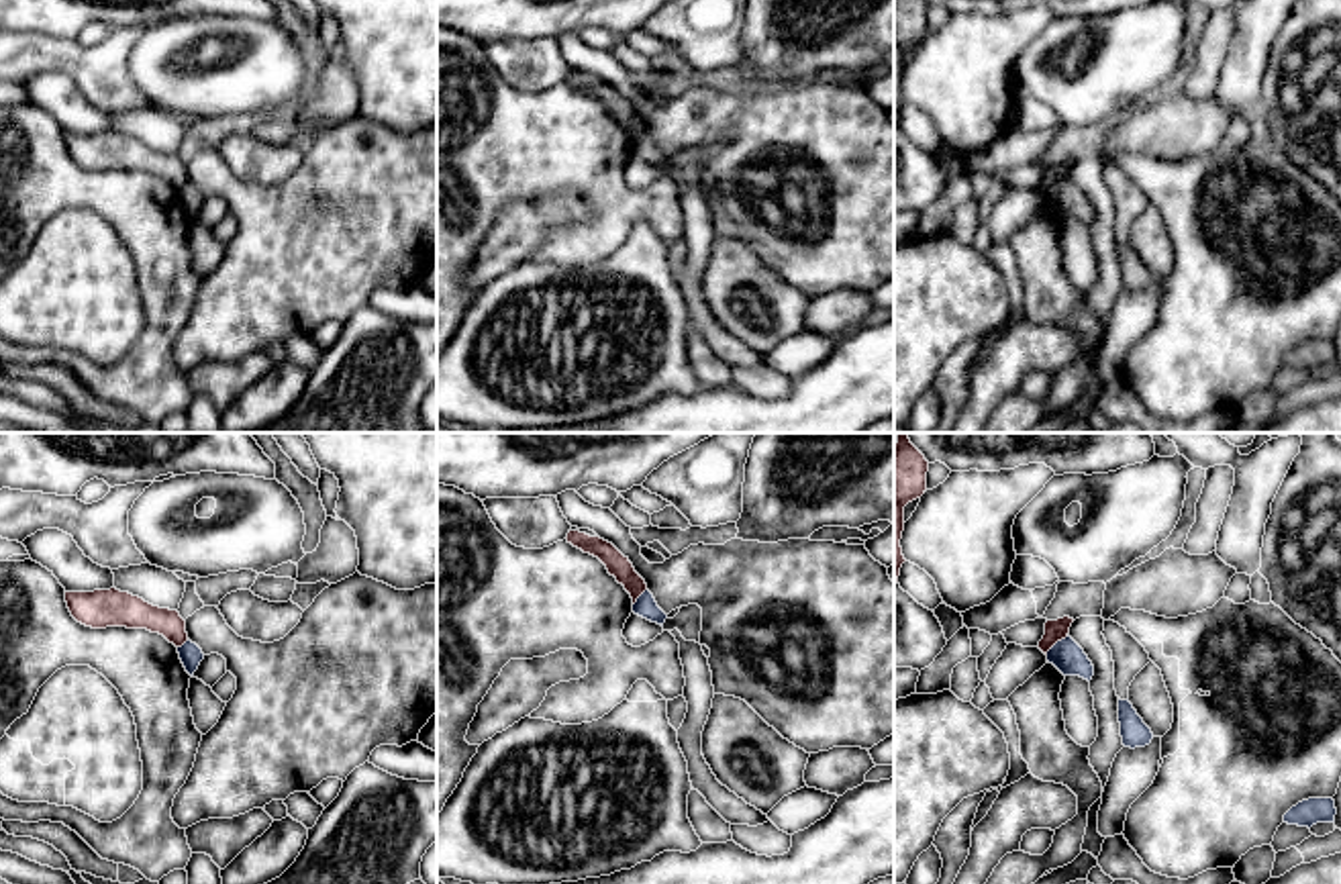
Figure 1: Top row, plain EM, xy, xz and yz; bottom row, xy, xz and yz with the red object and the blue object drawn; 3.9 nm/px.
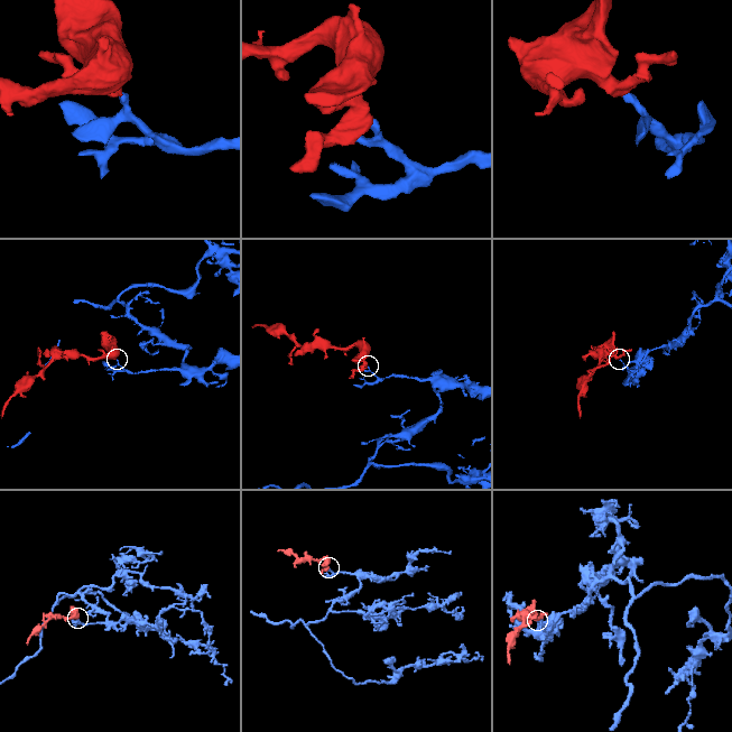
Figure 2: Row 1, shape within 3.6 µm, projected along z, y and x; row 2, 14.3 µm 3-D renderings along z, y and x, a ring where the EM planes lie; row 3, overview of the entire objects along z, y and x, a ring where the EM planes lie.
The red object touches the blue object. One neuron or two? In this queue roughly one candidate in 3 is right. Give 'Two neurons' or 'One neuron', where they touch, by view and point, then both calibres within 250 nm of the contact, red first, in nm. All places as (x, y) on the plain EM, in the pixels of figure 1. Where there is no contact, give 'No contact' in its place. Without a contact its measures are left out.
Two neurons. Touches red at yz (1056, 184). Thickness 80 nm (red) against 120 nm

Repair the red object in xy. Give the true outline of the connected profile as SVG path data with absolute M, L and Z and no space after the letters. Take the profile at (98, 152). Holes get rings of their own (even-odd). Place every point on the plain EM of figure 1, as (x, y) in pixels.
M110 133L65 135L71 159L92 171L127 169L163 178L176 190L188 184L186 163L178 153L159 151L139 139Z

